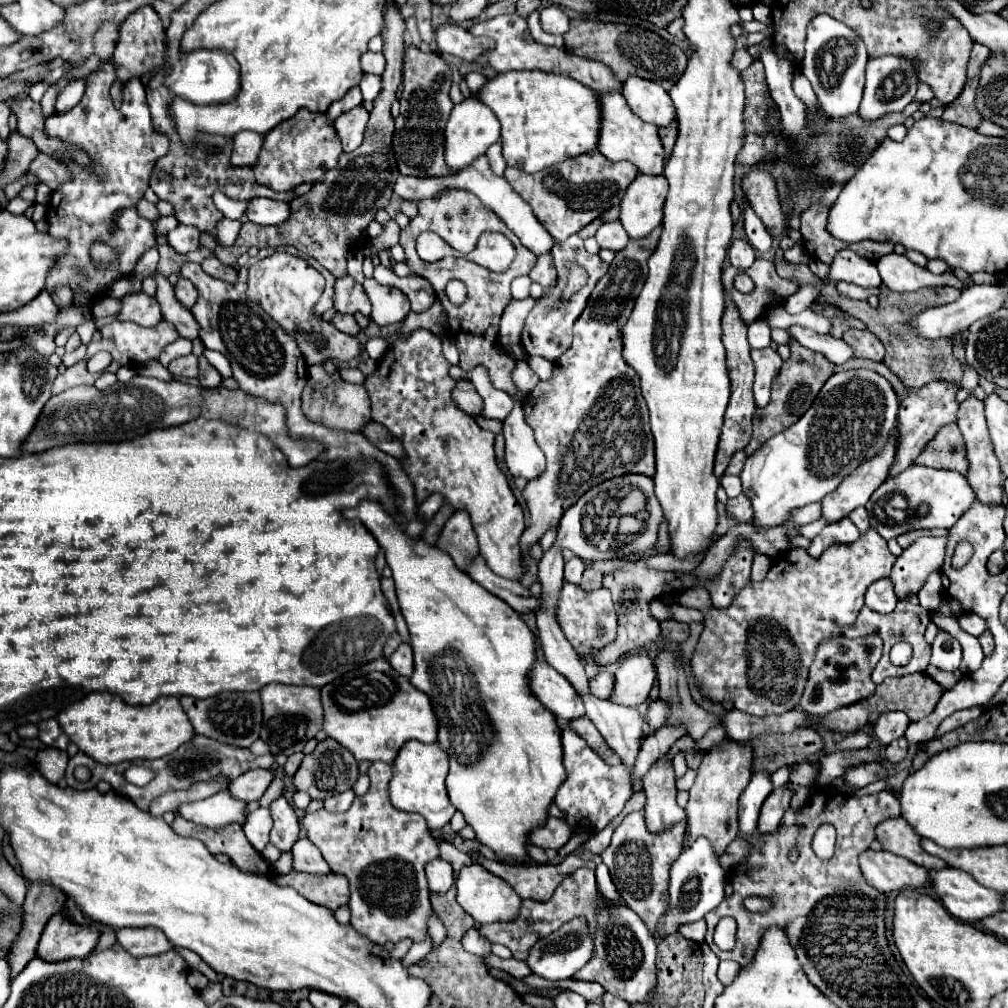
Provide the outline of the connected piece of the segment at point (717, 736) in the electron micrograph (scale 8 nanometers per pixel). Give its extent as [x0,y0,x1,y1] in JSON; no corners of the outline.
[696,725,727,749]

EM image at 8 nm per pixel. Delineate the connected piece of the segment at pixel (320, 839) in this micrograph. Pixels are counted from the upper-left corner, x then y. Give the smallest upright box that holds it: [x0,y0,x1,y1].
[301,761,439,945]

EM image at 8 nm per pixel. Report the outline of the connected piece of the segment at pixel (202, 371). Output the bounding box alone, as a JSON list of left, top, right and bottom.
[199,357,223,387]

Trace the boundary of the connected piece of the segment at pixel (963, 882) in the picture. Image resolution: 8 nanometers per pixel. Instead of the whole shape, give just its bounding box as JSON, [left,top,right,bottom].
[929,867,1003,923]

